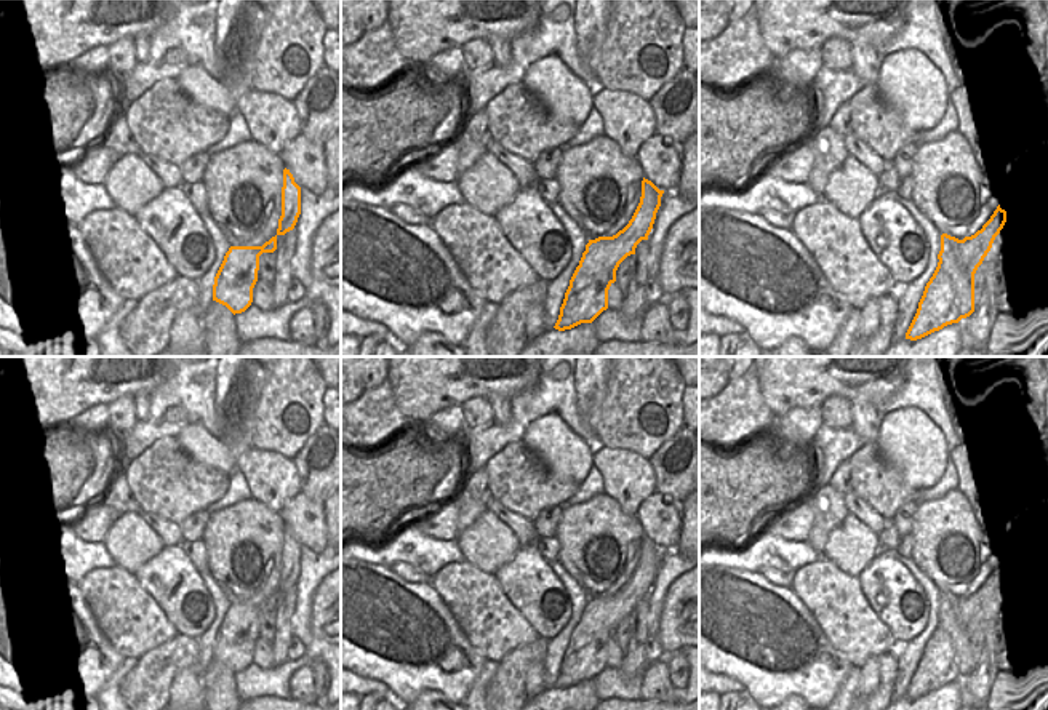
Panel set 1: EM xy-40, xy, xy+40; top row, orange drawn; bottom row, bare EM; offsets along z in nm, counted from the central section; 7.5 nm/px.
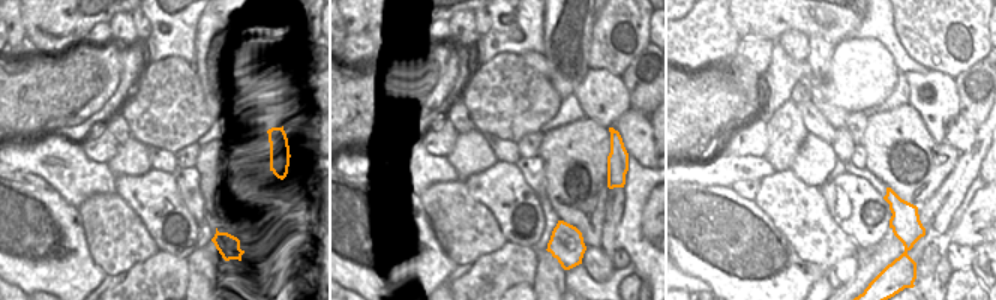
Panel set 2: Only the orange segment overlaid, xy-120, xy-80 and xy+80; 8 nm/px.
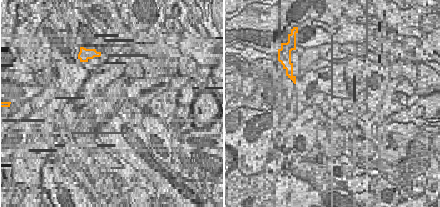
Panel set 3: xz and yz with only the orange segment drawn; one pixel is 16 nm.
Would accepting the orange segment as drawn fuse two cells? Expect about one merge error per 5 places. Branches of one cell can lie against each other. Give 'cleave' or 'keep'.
cleave

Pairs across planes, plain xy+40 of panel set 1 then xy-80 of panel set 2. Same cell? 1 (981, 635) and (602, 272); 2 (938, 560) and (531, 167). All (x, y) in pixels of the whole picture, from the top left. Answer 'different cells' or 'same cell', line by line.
1: different cells
2: different cells

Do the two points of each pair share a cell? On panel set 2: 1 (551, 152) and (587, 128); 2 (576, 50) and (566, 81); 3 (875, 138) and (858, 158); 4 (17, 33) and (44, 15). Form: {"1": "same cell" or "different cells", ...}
{"1": "same cell", "2": "same cell", "3": "different cells", "4": "different cells"}

